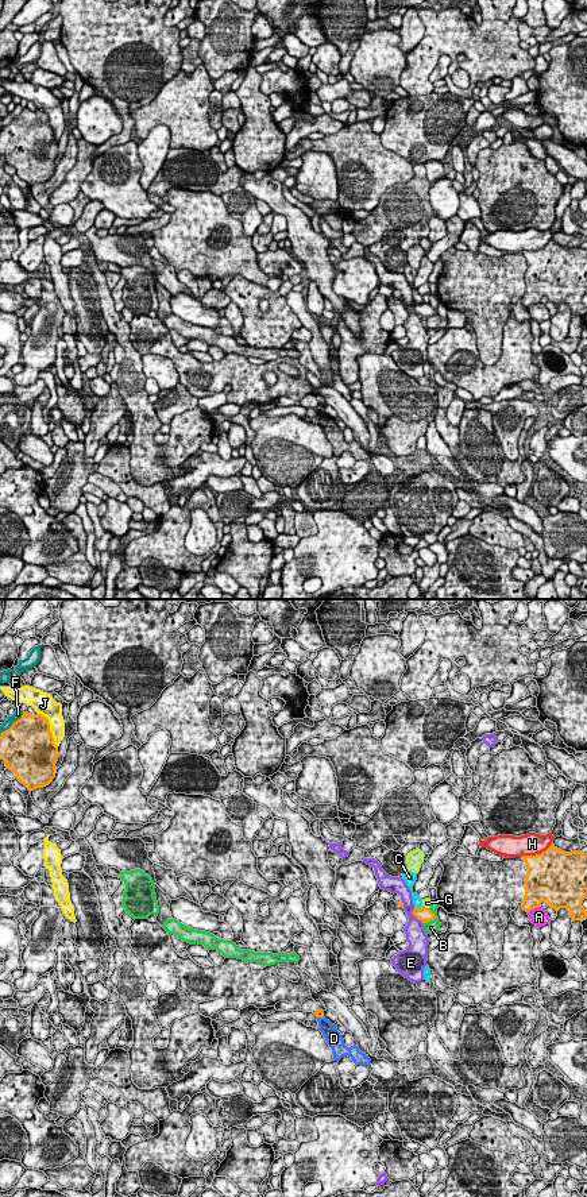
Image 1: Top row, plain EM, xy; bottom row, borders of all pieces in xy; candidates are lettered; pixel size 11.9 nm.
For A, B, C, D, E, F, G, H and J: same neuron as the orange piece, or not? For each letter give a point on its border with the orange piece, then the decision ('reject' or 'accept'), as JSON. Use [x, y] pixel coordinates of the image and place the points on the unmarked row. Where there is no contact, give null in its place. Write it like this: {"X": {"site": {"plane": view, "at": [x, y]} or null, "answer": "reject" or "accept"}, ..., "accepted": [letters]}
{"A": {"site": {"plane": "xy", "at": [533, 304]}, "answer": "reject"}, "B": {"site": {"plane": "xy", "at": [435, 313]}, "answer": "reject"}, "C": {"site": {"plane": "xy", "at": [418, 304]}, "answer": "reject"}, "D": {"site": {"plane": "xy", "at": [320, 412]}, "answer": "reject"}, "E": {"site": {"plane": "xy", "at": [414, 311]}, "answer": "reject"}, "F": {"site": {"plane": "xy", "at": [12, 119]}, "answer": "reject"}, "G": {"site": {"plane": "xy", "at": [427, 304]}, "answer": "reject"}, "H": {"site": {"plane": "xy", "at": [536, 250]}, "answer": "reject"}, "J": {"site": {"plane": "xy", "at": [49, 124]}, "answer": "reject"}, "accepted": []}

